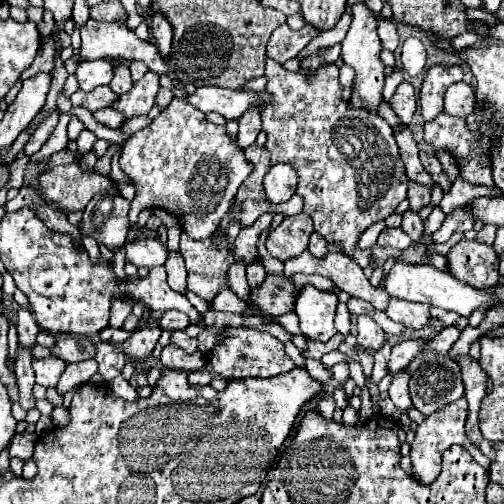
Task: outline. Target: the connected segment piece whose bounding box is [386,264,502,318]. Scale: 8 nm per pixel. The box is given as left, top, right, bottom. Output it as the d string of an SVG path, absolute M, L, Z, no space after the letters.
M394 264L388 278L386 290L394 298L402 298L408 302L422 302L430 306L438 306L450 312L458 312L460 316L470 316L474 310L492 310L502 304L502 300L490 288L474 288L456 280L454 276L440 272L432 266L412 266L412 264Z

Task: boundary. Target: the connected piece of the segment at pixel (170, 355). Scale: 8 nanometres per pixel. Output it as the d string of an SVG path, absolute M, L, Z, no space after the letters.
M168 344L168 346L164 346L164 350L162 350L160 362L162 362L166 368L192 372L192 370L200 370L200 368L204 368L206 358L204 358L202 352L188 354L188 352L184 352L182 348L178 348L178 346L174 346L174 344Z

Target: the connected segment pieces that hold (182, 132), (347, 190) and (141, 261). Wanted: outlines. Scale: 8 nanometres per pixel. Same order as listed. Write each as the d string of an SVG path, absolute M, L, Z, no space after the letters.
M174 98L148 128L132 134L122 148L120 168L136 186L130 224L136 224L140 210L161 208L174 214L182 230L194 240L212 236L230 200L252 172L252 164L246 160L238 142L228 136L226 126L208 122L204 112L180 98Z
M268 60L266 62L266 78L268 78L268 84L266 84L266 90L272 94L272 104L270 108L264 108L262 110L262 126L268 134L268 140L266 140L266 150L272 154L272 164L278 164L278 162L288 162L296 174L298 174L298 188L296 188L296 194L302 196L304 200L304 212L314 220L314 232L322 234L330 244L336 244L345 254L353 254L354 247L360 234L372 226L374 222L380 222L380 220L386 220L394 210L396 206L406 198L406 188L408 188L408 178L404 176L404 162L400 158L400 150L398 150L398 144L396 144L396 138L394 138L394 130L390 128L390 124L380 118L376 112L370 112L370 110L364 110L364 108L352 108L344 98L342 98L342 90L344 86L340 84L338 80L338 68L334 64L330 66L324 66L320 70L314 70L310 78L304 76L304 70L298 70L298 72L288 72L284 70L278 62L272 62Z
M138 240L126 244L126 260L138 268L162 266L168 260L168 250L158 240Z

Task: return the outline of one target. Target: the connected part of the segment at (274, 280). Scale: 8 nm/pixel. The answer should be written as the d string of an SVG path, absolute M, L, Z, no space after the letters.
M268 274L264 284L260 288L252 290L252 298L250 304L256 308L250 308L246 312L246 316L250 314L272 314L272 316L280 316L286 314L290 310L294 310L294 298L296 298L296 288L292 286L290 278L284 278L284 274Z

